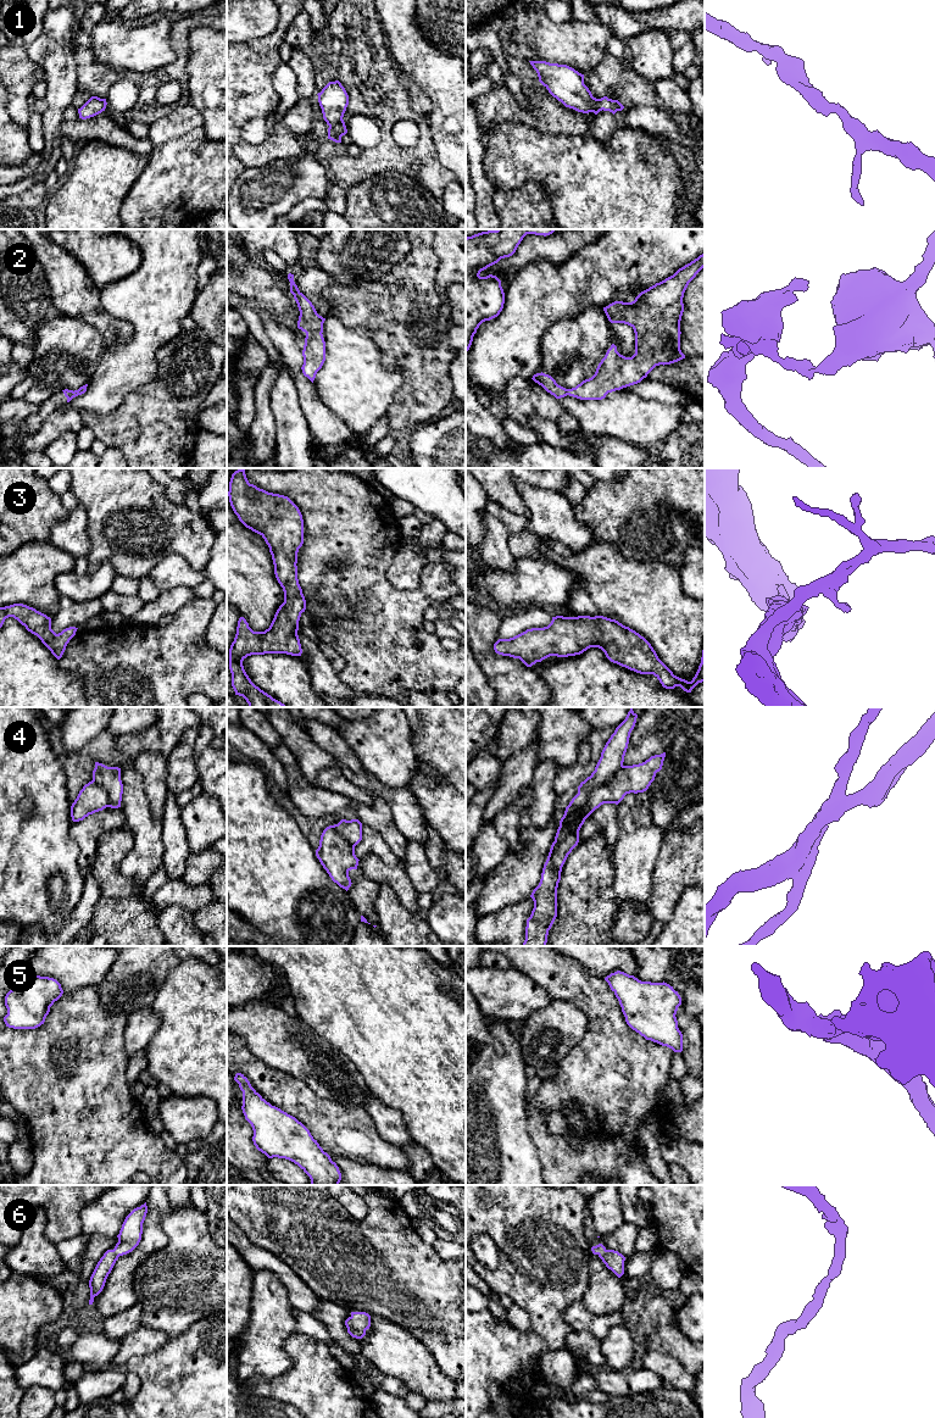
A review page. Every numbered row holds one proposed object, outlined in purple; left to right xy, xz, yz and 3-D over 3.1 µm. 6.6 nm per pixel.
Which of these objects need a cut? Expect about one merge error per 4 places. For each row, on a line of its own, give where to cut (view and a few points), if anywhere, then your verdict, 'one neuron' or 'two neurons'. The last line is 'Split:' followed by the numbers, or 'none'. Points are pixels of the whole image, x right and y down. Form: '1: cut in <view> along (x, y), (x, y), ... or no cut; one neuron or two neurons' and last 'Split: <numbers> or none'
1: no cut; one neuron
2: no cut; one neuron
3: no cut; one neuron
4: cut in yz along (623, 766), (591, 793), (588, 799), (589, 813); two neurons
5: no cut; one neuron
6: no cut; one neuron
Split: 4

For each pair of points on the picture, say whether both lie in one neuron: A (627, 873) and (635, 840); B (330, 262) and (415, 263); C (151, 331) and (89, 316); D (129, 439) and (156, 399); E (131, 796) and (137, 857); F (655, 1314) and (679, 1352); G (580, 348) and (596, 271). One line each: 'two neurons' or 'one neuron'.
A: one neuron
B: two neurons
C: two neurons
D: one neuron
E: one neuron
F: one neuron
G: two neurons

